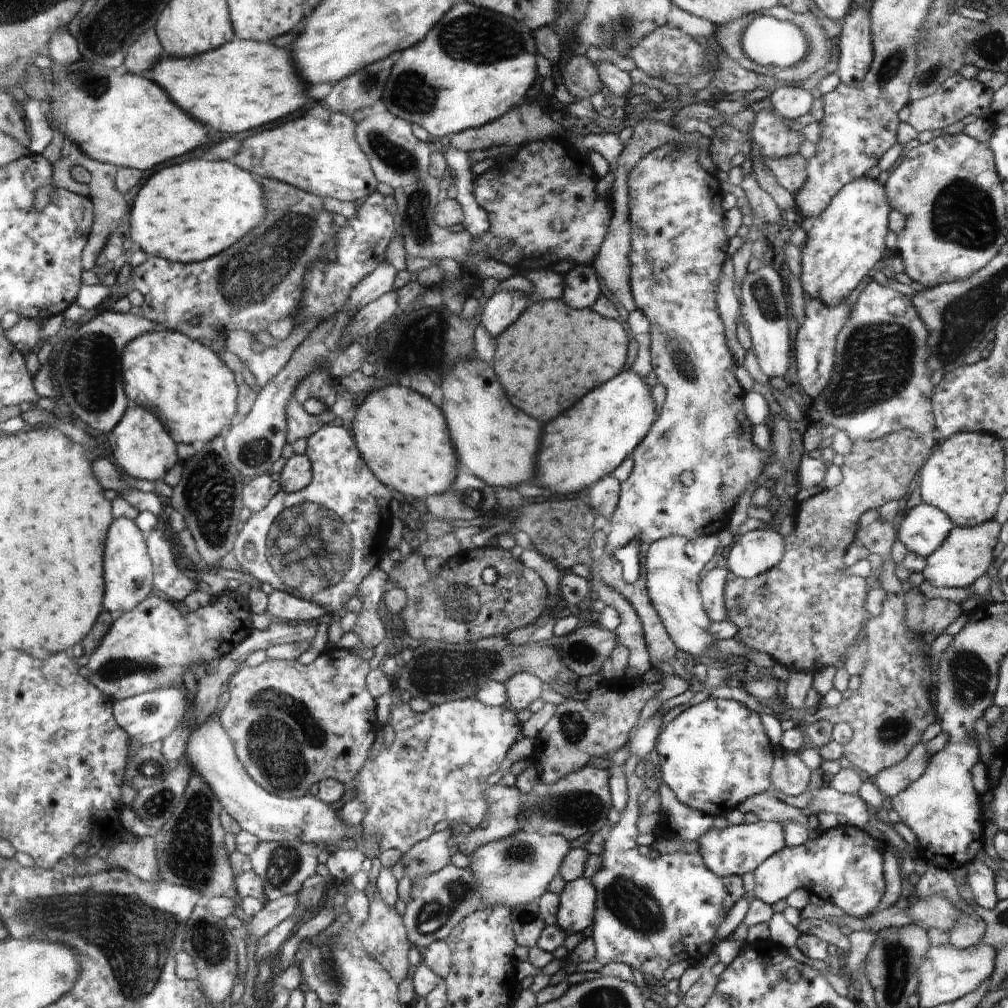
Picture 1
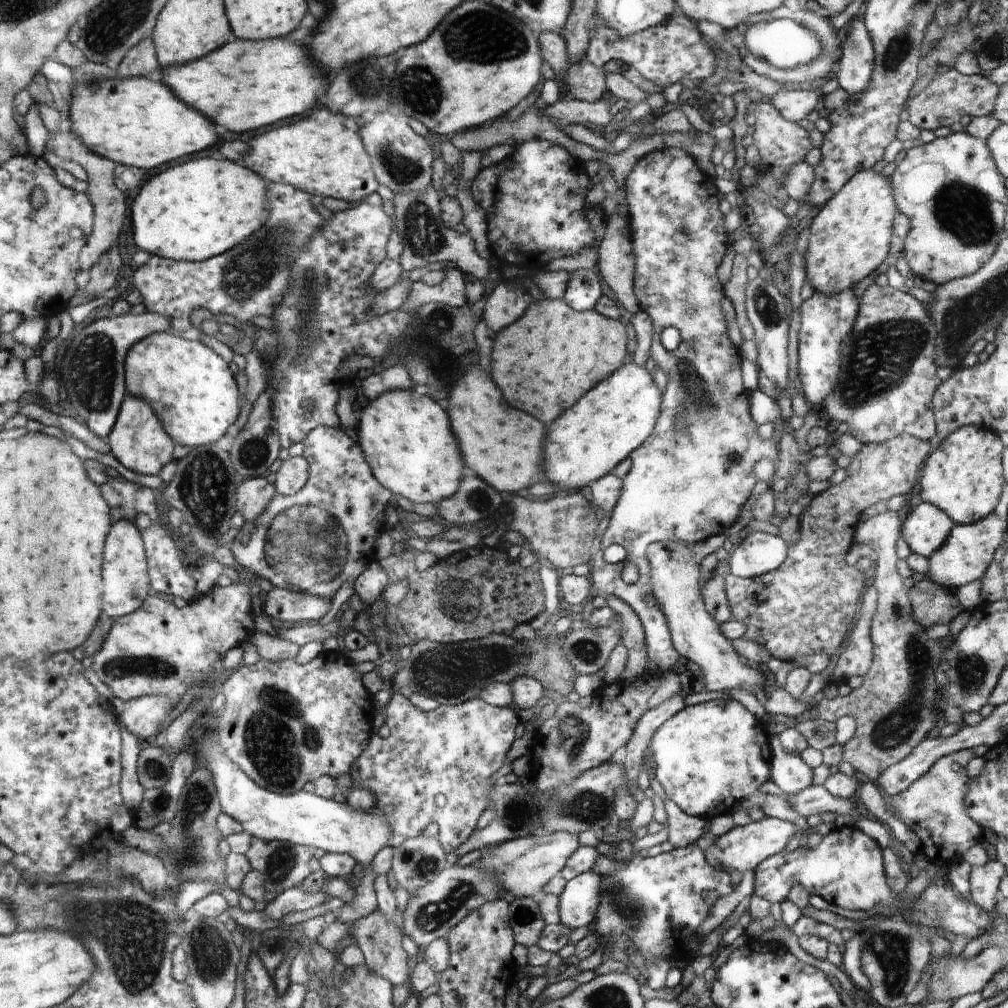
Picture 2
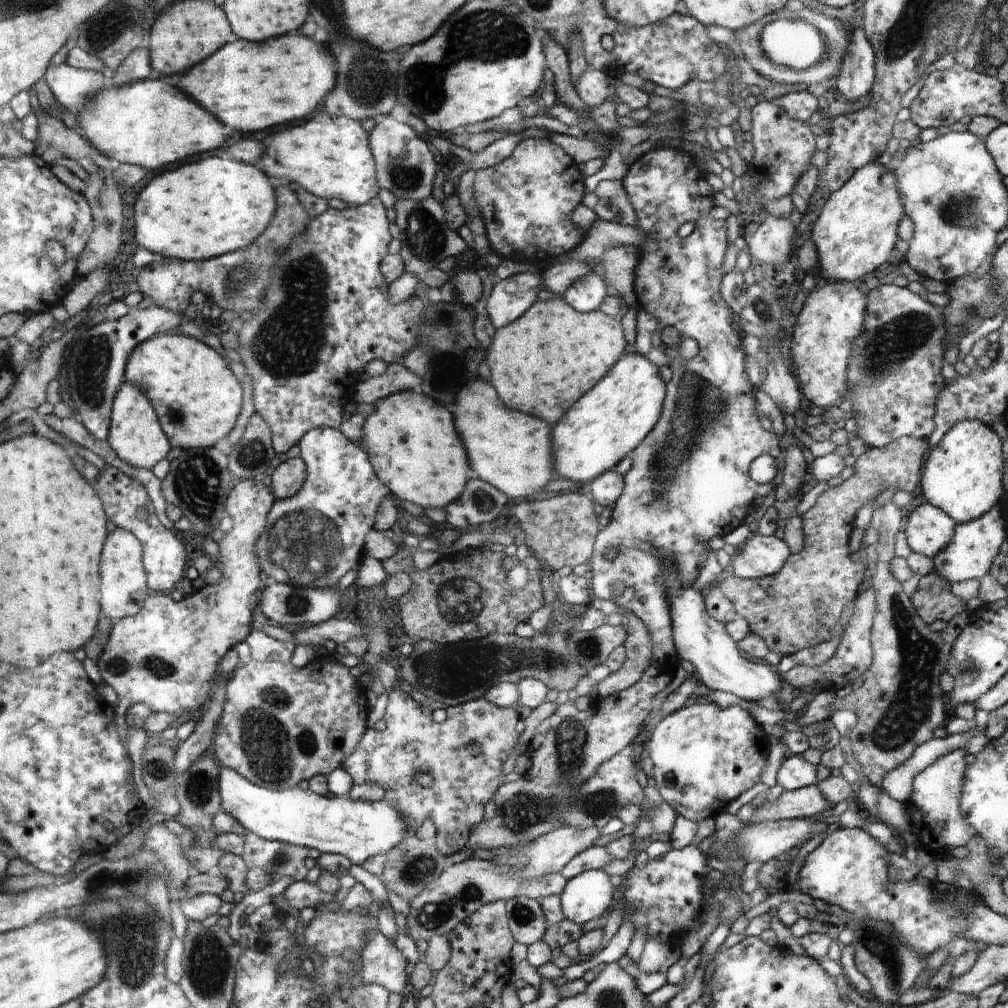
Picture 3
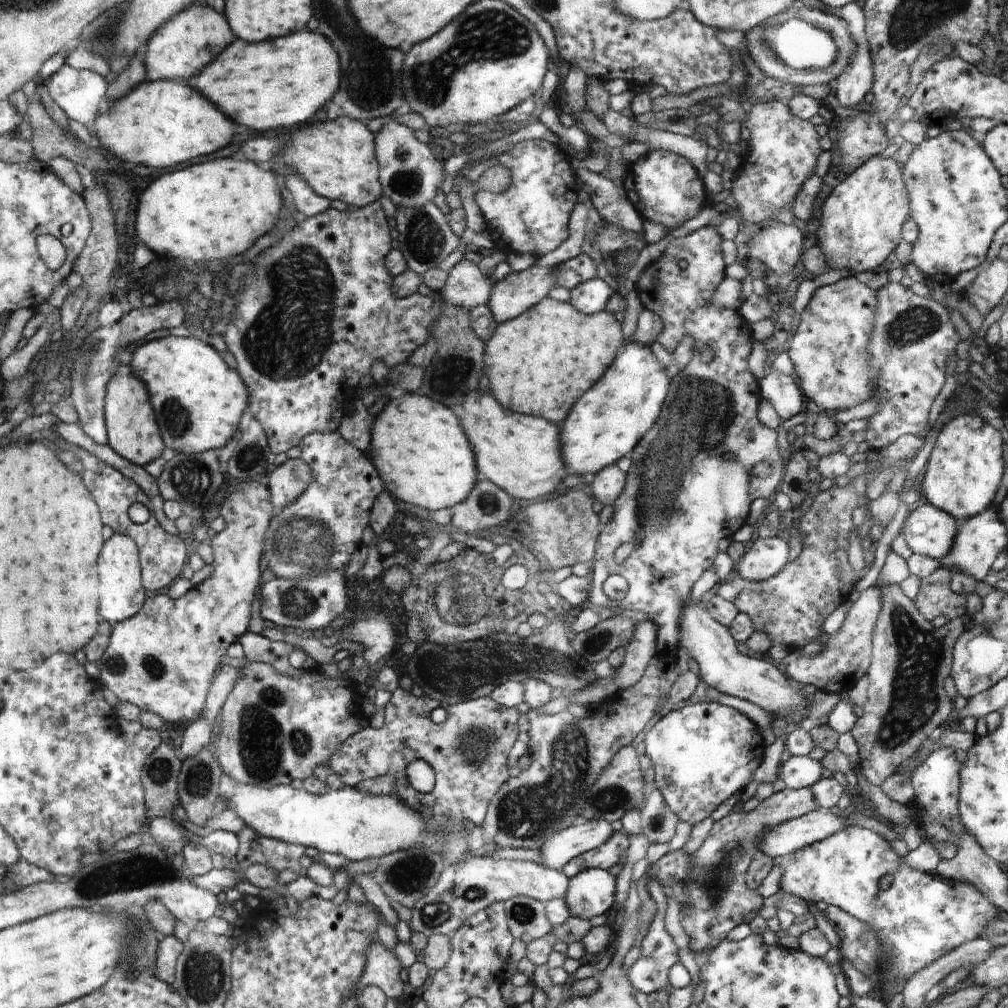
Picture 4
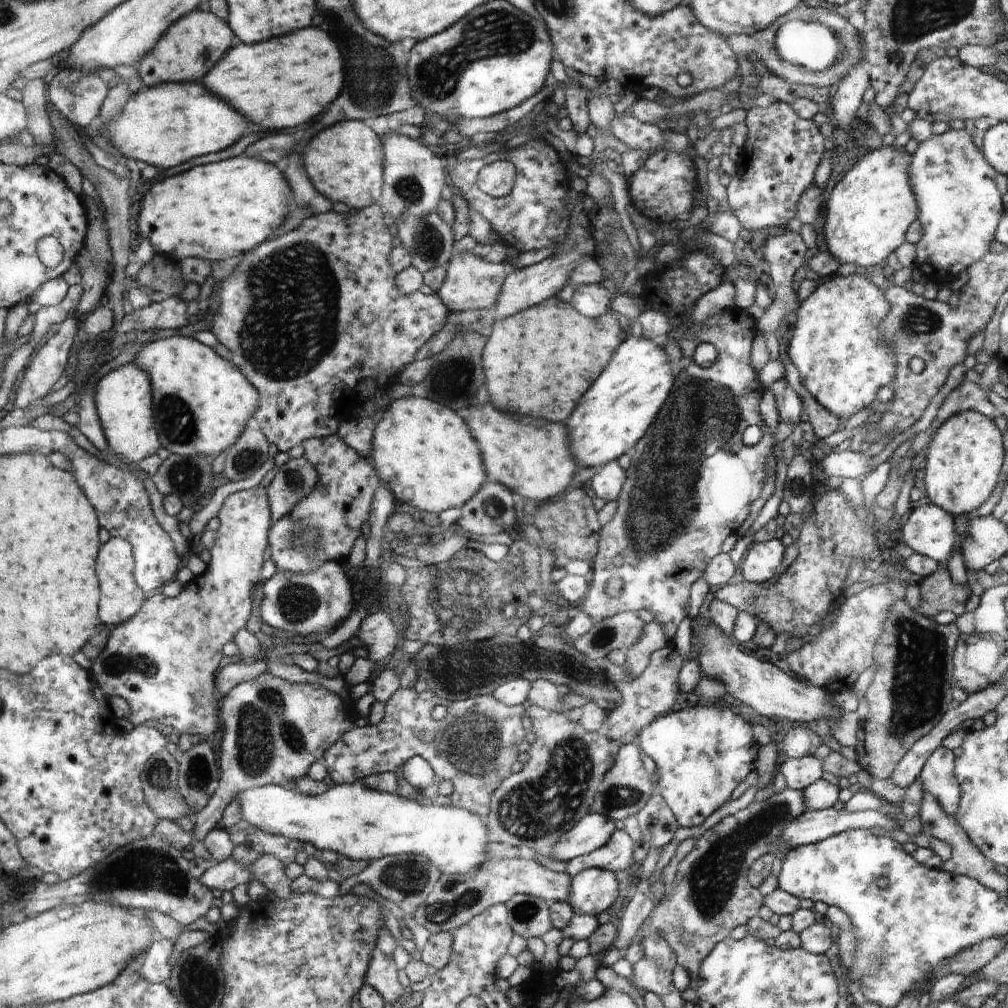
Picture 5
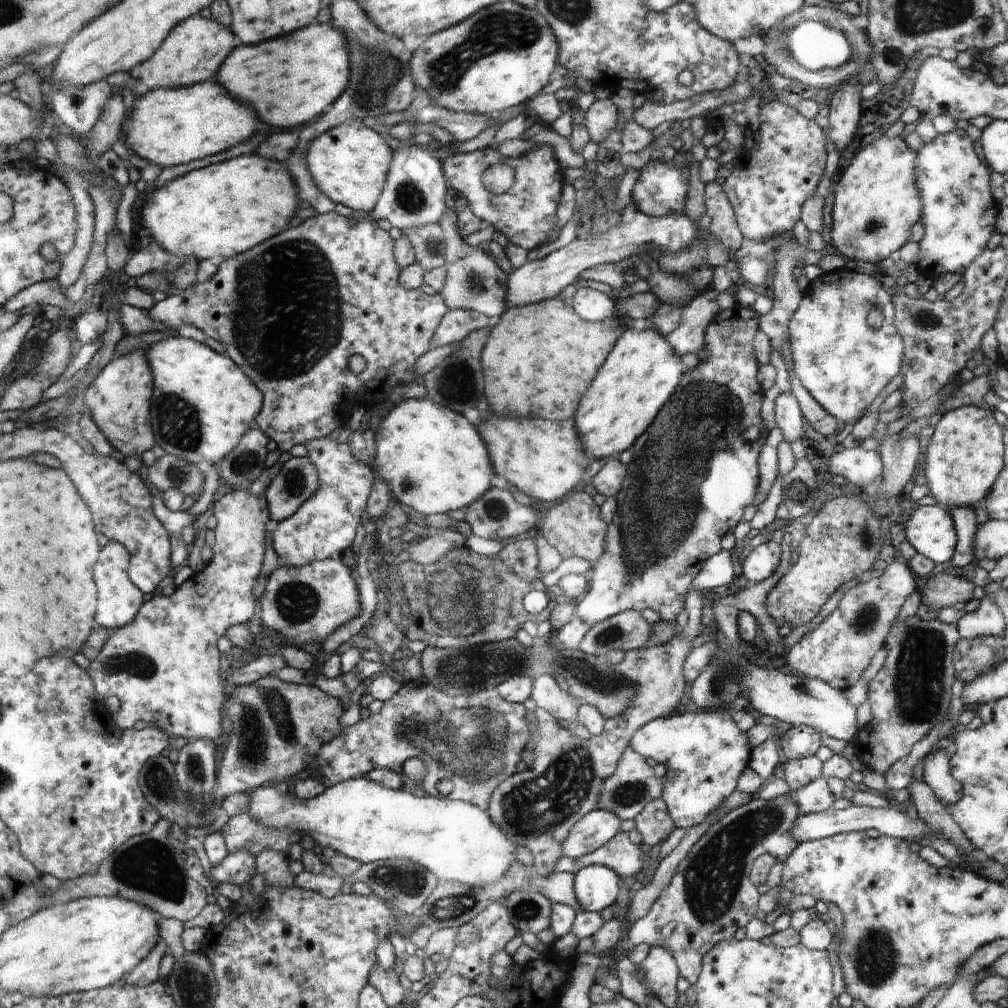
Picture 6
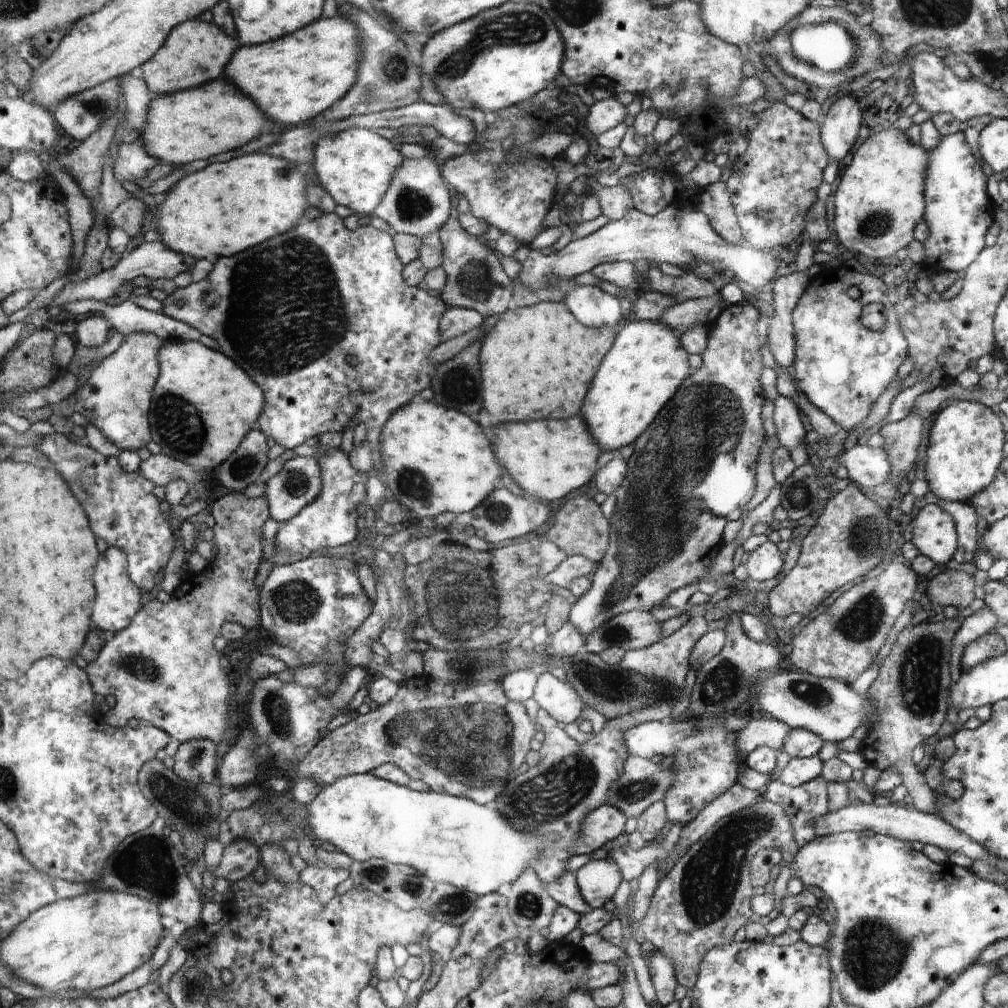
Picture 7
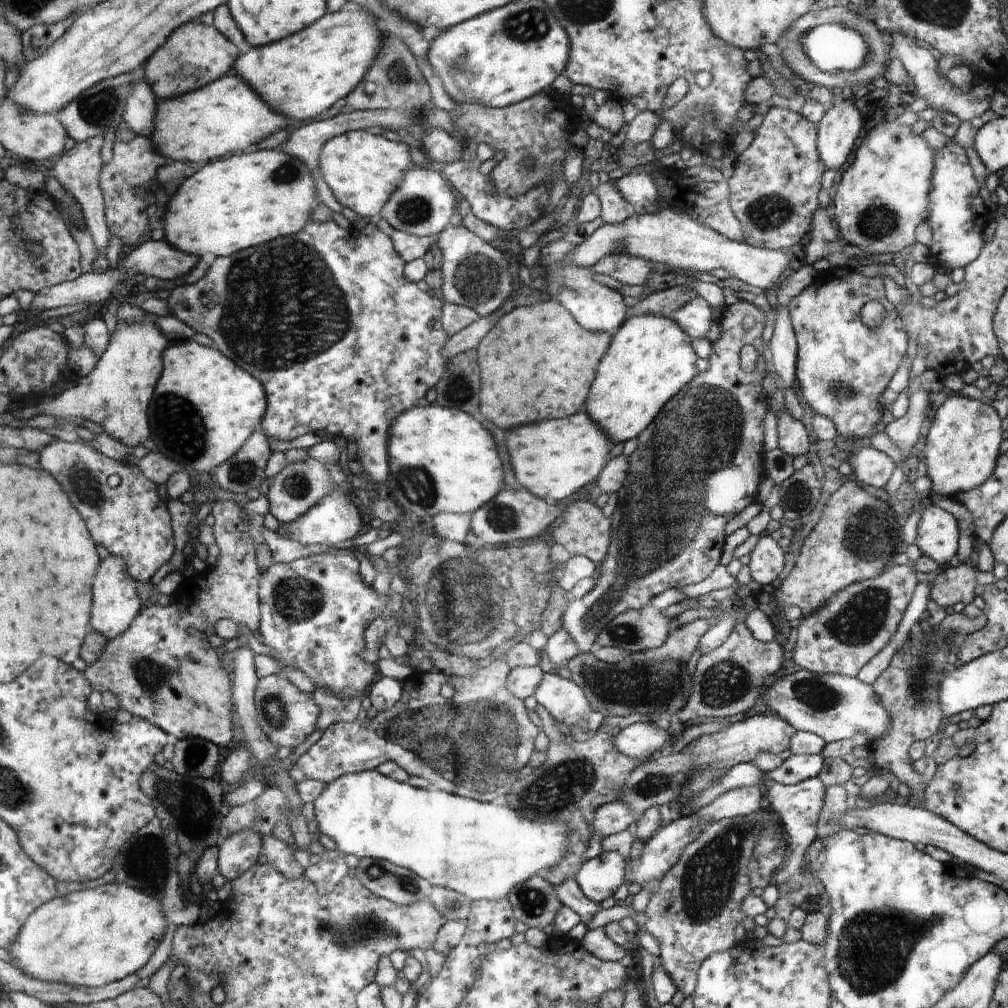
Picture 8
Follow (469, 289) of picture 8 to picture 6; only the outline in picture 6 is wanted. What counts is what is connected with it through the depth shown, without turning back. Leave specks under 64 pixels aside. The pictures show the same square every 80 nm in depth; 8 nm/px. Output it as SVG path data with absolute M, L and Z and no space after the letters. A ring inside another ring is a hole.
M446 209L439 225L447 247L445 248L445 283L439 292L449 309L468 309L485 314L488 318L497 319L506 310L506 288L509 288L509 278L498 268L494 260L490 260L482 250L472 248L464 242L457 222L457 213Z

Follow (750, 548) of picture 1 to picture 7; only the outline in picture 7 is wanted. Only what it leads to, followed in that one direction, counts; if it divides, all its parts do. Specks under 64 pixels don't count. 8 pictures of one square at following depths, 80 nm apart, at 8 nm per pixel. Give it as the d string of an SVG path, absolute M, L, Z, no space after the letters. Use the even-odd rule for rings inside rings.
M771 541L762 543L750 554L745 568L751 580L776 581L779 572L782 570L784 554Z

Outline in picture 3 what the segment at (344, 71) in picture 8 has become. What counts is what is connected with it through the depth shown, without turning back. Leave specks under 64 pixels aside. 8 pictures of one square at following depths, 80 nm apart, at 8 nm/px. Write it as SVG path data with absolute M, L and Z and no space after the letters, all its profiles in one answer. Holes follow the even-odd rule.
M300 34L270 38L270 42L236 40L224 48L226 50L218 50L214 58L206 58L206 61L186 70L186 74L178 78L177 86L197 104L206 106L210 114L222 118L226 126L240 132L264 132L268 128L284 126L308 116L320 104L320 100L327 97L326 94L329 96L333 92L338 82L336 62L322 54L312 40L306 40Z

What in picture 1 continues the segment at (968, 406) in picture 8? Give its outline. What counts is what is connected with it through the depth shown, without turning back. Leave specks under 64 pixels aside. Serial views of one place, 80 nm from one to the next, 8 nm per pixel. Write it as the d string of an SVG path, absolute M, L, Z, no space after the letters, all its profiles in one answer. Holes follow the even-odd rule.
M961 431L941 443L917 477L923 503L942 510L954 526L977 526L993 520L1005 492L1002 440L986 432Z

